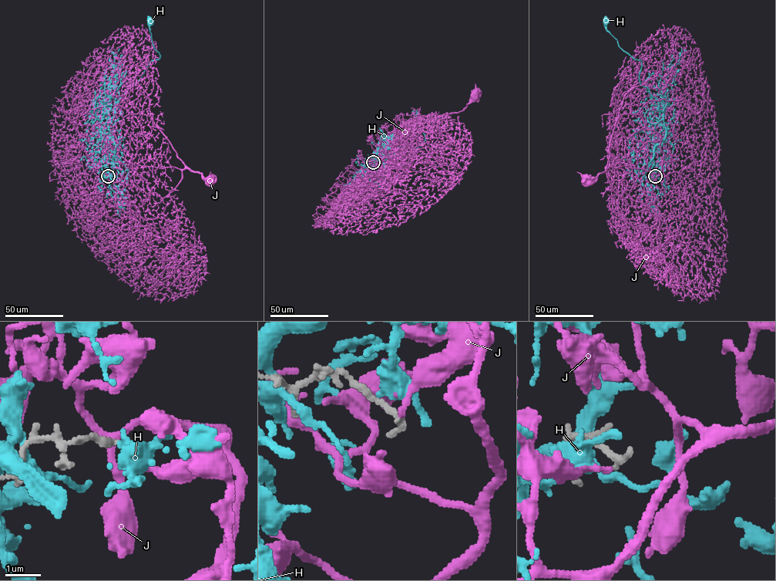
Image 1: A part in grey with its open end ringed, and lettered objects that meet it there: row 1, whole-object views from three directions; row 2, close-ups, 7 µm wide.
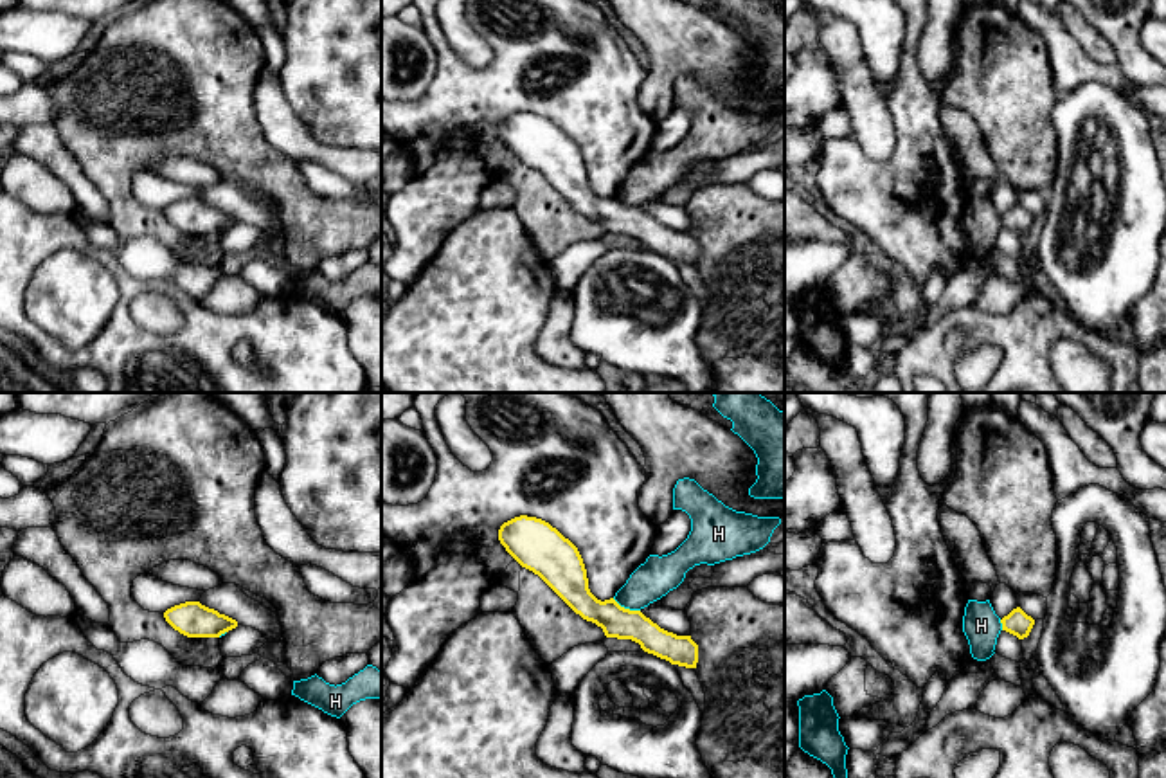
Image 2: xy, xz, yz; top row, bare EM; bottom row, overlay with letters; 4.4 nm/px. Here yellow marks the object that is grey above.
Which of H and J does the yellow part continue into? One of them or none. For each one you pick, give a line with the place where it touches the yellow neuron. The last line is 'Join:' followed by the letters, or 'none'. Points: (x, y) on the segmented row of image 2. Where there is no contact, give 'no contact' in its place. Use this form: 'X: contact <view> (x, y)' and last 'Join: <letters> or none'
Join: none

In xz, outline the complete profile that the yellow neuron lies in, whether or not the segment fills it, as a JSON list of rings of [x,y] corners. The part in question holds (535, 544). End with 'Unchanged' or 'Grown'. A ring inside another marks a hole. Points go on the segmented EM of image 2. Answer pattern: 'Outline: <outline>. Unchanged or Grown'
Outline: [[[515,517],[500,526],[498,540],[522,567],[538,574],[576,614],[601,627],[606,638],[632,639],[671,665],[696,668],[698,645],[691,636],[668,632],[614,598],[597,600],[588,589],[578,547],[549,522]]]. Unchanged

